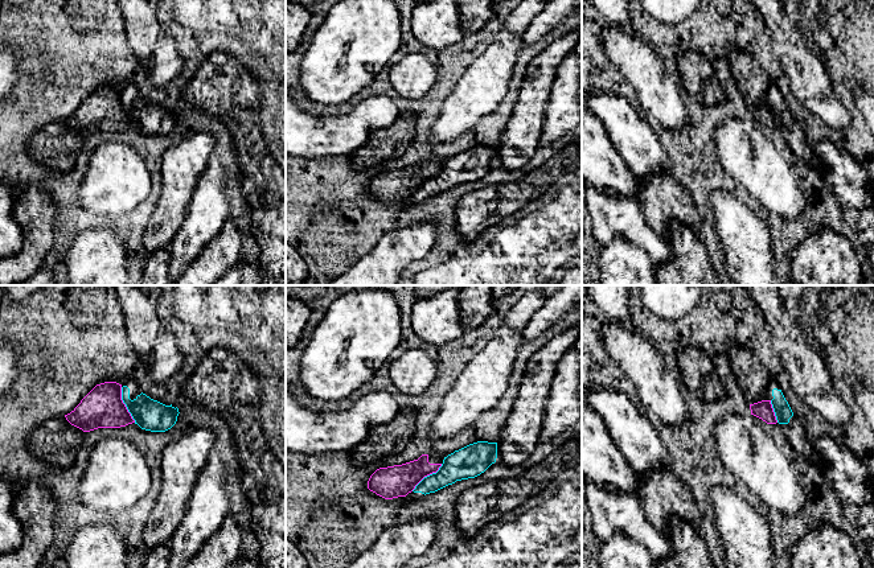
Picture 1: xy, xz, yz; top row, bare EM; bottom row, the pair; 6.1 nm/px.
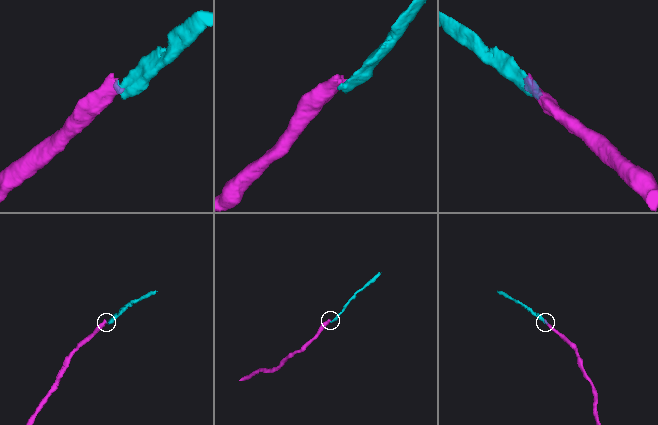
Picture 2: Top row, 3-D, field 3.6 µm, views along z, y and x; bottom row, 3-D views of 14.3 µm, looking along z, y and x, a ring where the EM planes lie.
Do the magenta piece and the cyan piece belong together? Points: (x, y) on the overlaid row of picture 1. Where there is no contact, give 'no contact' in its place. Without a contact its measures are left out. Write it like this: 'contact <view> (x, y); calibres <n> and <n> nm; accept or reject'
contact xy (124, 404); calibres 240 and 190 nm; reject

